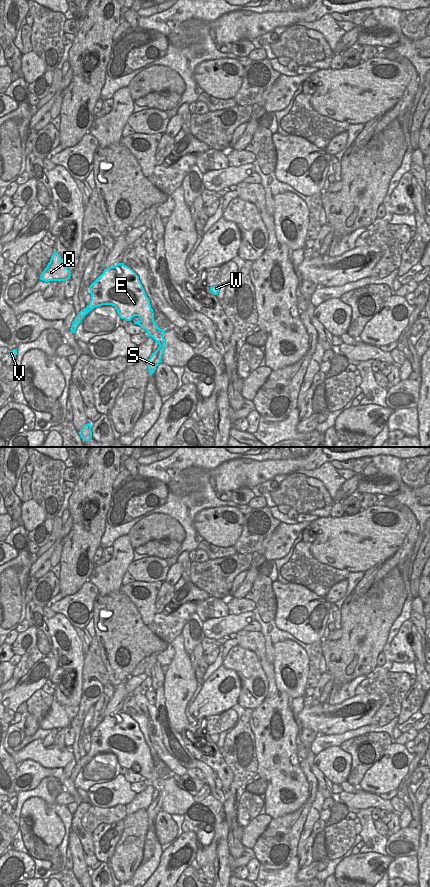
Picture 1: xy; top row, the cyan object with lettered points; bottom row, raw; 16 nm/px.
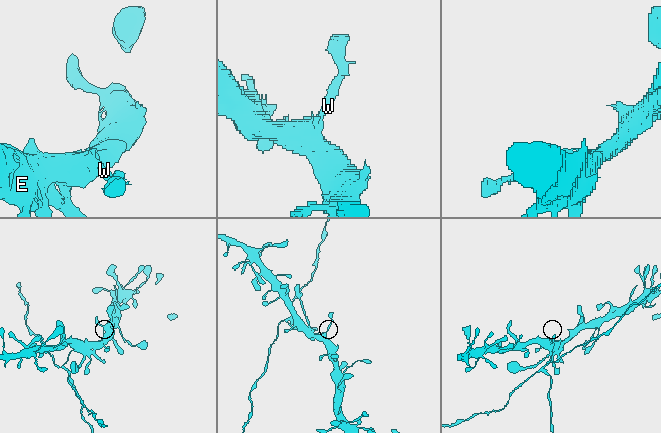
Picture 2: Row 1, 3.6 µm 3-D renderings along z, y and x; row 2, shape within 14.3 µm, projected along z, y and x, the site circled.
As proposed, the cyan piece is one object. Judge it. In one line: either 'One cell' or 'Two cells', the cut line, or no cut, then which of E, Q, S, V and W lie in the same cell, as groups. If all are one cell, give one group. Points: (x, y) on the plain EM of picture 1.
Two cells. Split along xy (87, 754), (89, 758). Groups: E Q S W / V.

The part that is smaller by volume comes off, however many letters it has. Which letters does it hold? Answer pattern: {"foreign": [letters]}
{"foreign": ["V"]}

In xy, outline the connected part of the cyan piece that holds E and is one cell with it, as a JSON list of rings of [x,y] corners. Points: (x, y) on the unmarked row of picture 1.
[[[118,711],[104,717],[103,721],[90,733],[91,748],[87,753],[89,759],[102,753],[112,753],[116,756],[121,767],[134,769],[134,772],[145,777],[148,784],[151,784],[158,792],[158,797],[152,801],[147,808],[148,818],[153,822],[162,807],[165,797],[164,777],[160,777],[154,769],[153,757],[150,748],[139,728],[139,724],[128,714]]]

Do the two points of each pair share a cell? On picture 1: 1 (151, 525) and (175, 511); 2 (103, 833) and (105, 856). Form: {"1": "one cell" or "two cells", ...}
{"1": "two cells", "2": "one cell"}

